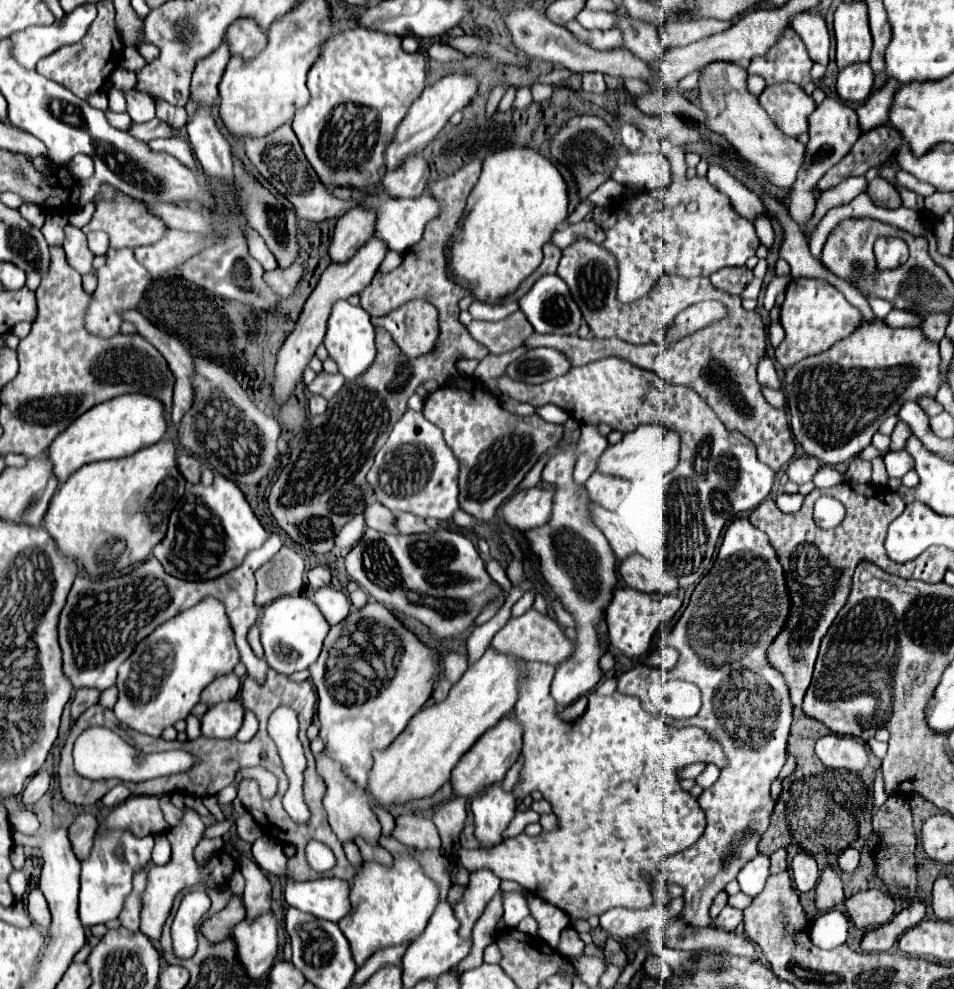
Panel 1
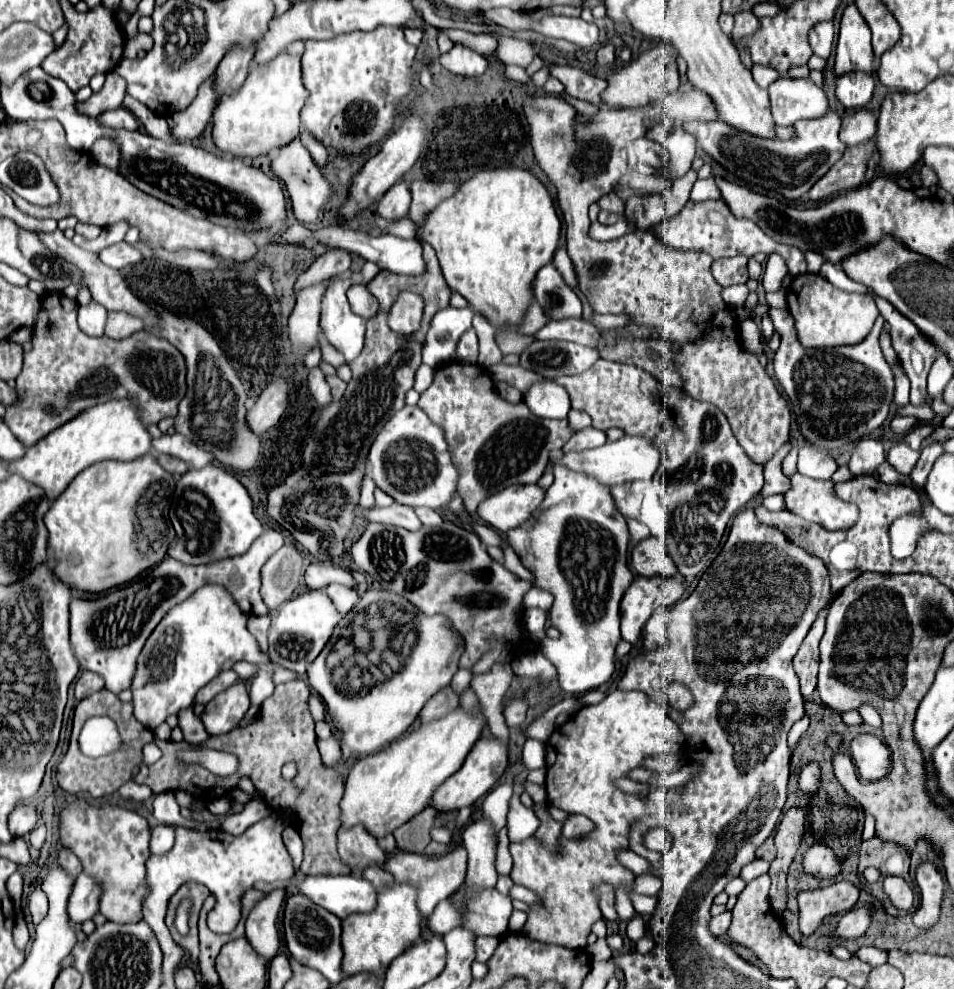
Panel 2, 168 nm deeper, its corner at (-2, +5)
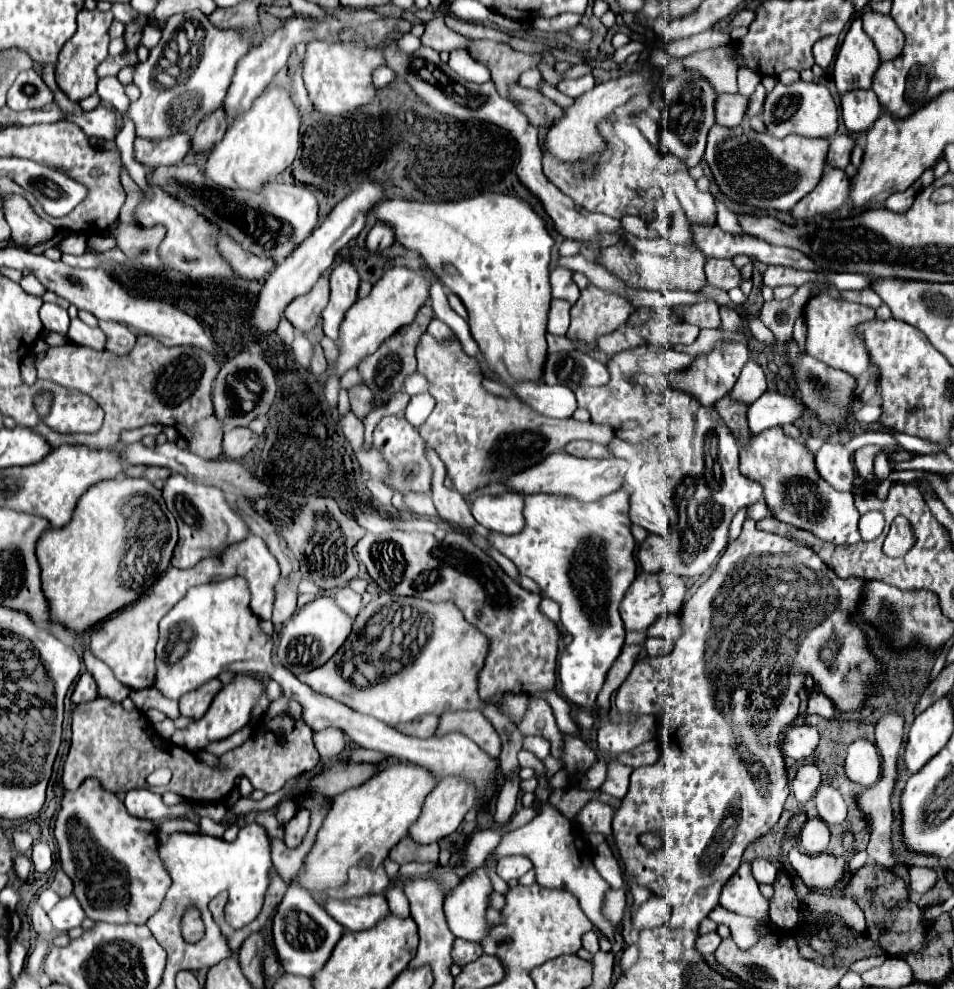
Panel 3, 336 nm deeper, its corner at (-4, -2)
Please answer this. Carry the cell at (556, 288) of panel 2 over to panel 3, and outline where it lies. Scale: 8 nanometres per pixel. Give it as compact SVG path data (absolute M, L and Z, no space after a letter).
M554 269L550 273L550 283L552 283L554 299L566 299L574 305L580 297L580 291L578 291L578 285L574 283L572 275L574 275L572 269Z

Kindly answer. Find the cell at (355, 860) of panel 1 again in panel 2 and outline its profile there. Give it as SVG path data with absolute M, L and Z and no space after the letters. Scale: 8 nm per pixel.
M368 866L368 868L364 868L362 870L362 876L368 880L368 882L372 882L374 884L374 888L378 890L378 886L382 886L382 882L394 882L394 878L390 876L390 874L386 874L380 866Z

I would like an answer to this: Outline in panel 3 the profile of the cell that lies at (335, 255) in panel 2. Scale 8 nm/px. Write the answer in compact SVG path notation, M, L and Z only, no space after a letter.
M322 275L318 283L306 293L296 297L288 309L286 309L286 319L294 325L294 329L308 333L314 329L314 325L320 319L320 313L324 305L328 303L328 277Z

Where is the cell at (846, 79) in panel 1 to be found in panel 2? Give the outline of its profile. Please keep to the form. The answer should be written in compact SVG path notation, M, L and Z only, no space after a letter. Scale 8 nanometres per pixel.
M848 72L838 78L836 82L836 98L846 106L846 108L864 108L874 90L874 78L868 72Z

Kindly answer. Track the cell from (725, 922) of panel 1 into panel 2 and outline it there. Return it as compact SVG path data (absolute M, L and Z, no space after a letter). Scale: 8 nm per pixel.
M722 912L722 914L714 916L714 918L710 920L710 930L712 930L712 934L724 936L724 934L728 932L728 928L730 928L730 922L732 922L732 914L730 914L730 912Z

